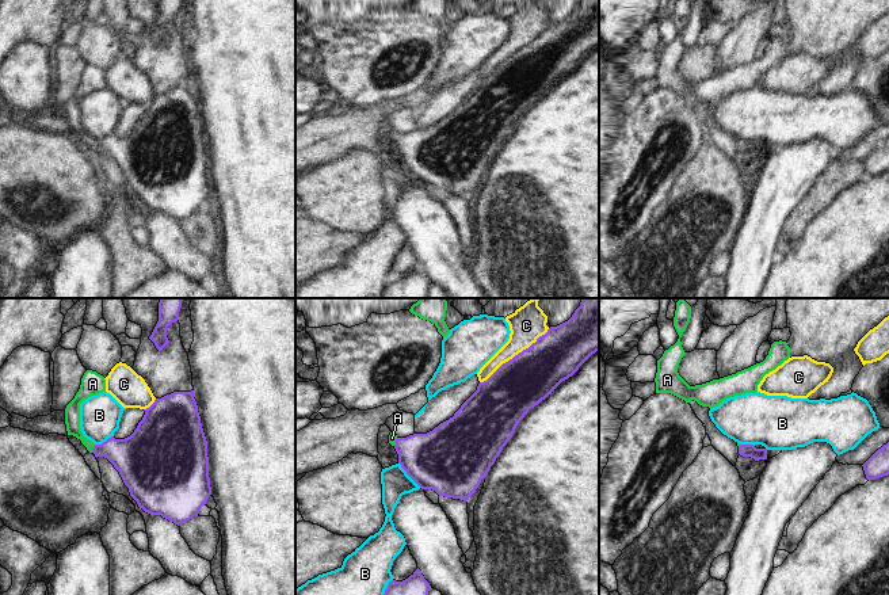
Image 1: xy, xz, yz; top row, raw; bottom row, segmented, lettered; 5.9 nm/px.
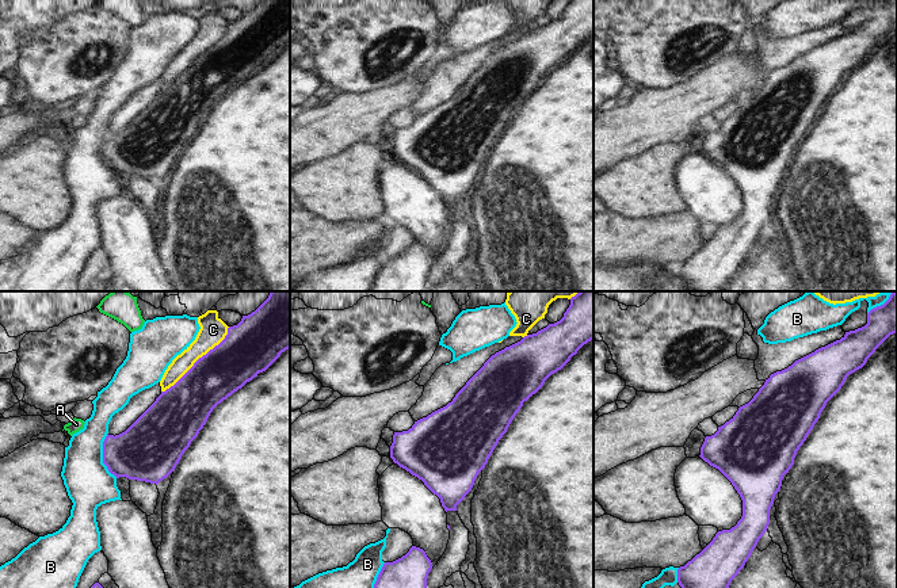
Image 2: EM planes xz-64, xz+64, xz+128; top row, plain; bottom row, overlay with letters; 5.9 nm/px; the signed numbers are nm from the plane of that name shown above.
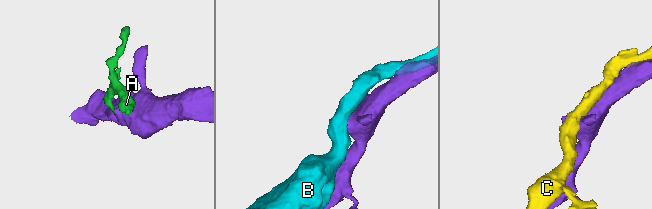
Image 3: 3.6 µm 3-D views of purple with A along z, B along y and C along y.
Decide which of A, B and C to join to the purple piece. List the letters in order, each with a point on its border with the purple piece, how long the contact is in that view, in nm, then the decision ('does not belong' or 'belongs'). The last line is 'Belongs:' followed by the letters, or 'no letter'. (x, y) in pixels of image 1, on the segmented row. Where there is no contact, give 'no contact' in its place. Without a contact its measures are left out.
A: meets purple in xy at (92, 449); contact 50 nm long; belongs
B: meets purple in xz at (408, 475); contact 200 nm long; does not belong
C: meets purple in xz at (515, 355); contact 550 nm long; does not belong
Belongs: A

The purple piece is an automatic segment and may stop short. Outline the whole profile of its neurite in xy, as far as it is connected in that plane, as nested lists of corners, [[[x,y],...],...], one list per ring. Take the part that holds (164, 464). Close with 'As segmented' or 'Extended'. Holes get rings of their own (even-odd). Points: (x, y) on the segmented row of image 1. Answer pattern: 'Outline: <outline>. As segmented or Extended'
Outline: [[[87,370],[75,398],[65,408],[68,435],[81,440],[95,457],[107,458],[119,472],[130,496],[138,507],[150,515],[182,525],[198,515],[211,495],[209,477],[207,440],[202,428],[198,405],[191,392],[173,392],[144,409],[145,415],[134,432],[125,439],[108,438],[102,445],[87,439],[80,428],[80,404],[91,396],[106,392],[106,379],[96,371]]]. Extended.

